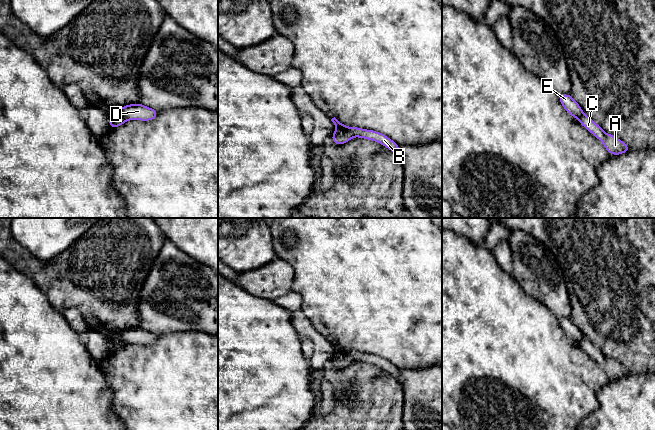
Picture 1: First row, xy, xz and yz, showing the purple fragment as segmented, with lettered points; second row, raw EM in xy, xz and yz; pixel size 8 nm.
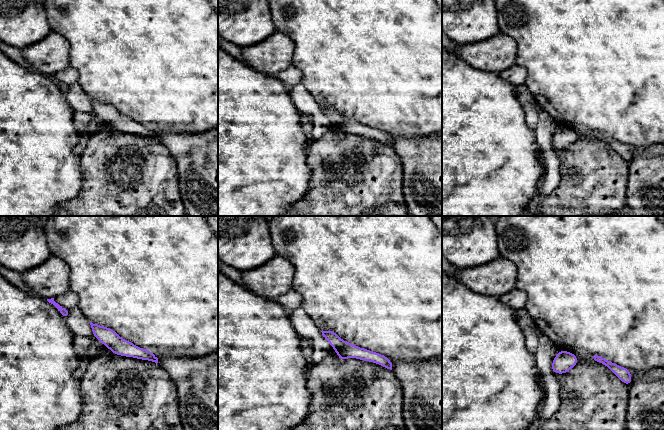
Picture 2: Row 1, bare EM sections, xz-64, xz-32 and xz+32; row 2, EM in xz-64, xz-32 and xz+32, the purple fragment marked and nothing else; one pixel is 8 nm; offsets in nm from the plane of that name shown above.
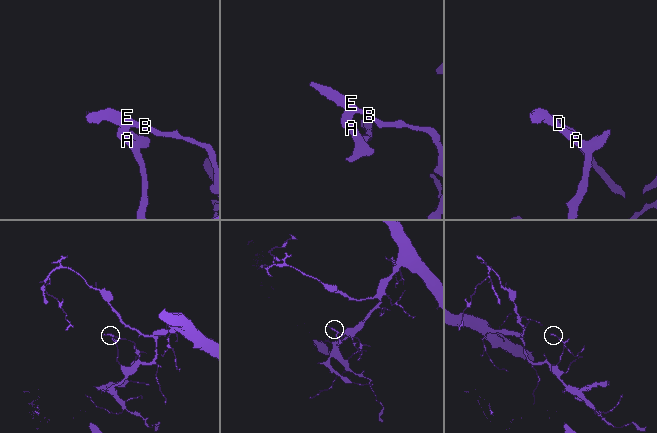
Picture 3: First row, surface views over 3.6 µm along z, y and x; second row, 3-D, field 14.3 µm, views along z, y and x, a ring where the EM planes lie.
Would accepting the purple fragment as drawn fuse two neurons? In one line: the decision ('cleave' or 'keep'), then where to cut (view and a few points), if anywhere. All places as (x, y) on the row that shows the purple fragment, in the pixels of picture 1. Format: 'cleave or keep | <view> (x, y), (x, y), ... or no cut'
cleave | xz (336, 128), (348, 131), (353, 136)

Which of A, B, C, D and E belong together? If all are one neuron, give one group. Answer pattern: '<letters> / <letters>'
A C / B D E

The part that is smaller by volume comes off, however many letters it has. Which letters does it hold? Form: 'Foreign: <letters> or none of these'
Foreign: B, D, E

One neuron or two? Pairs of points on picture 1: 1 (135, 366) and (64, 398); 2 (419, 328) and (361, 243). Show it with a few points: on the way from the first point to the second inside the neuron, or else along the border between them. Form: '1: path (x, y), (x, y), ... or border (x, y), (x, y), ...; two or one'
1: border (98, 363), (105, 382), (111, 391), (111, 402); two
2: path (411, 309), (411, 304), (372, 265); one

